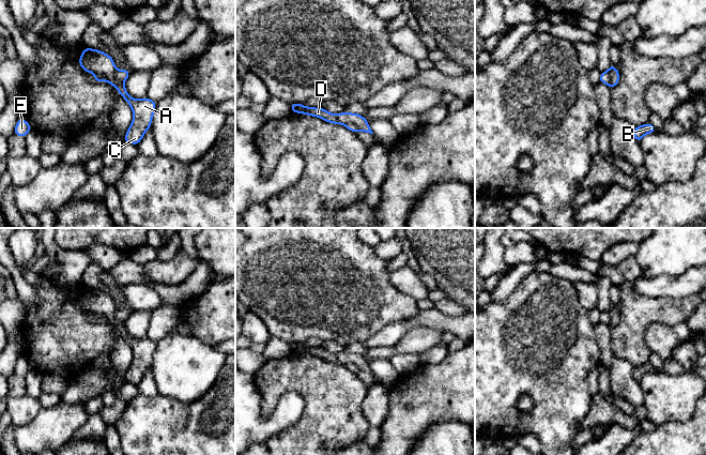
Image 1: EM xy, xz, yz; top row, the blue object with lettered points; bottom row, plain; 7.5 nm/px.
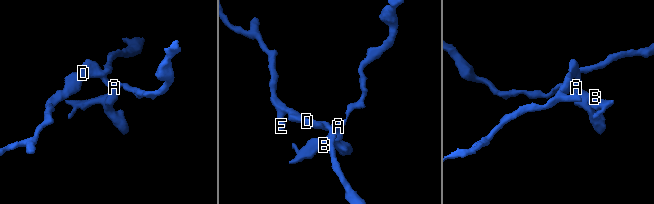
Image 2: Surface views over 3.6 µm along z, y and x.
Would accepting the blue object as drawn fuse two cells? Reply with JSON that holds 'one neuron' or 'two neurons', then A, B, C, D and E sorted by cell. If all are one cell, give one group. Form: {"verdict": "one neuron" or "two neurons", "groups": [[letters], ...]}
{"verdict": "two neurons", "groups": [["A", "B", "C"], ["D", "E"]]}

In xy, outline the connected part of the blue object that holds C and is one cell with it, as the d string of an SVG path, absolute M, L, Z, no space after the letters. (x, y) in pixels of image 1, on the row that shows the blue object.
M85 47L79 57L79 65L85 72L103 75L113 80L113 88L128 103L134 115L124 141L137 146L144 137L144 133L151 128L157 103L149 97L140 100L132 98L125 89L124 82L114 80L117 69L113 59L102 50Z

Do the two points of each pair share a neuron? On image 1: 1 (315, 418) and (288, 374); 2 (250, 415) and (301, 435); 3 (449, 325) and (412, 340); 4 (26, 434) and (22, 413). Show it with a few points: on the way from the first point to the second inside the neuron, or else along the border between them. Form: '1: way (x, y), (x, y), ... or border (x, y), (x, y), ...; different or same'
1: way (315, 406), (315, 398), (300, 383); same
2: border (304, 411), (294, 424), (275, 434), (265, 443); different
3: border (419, 324), (442, 329), (445, 332); different
4: border (41, 407), (30, 421), (15, 426); different

